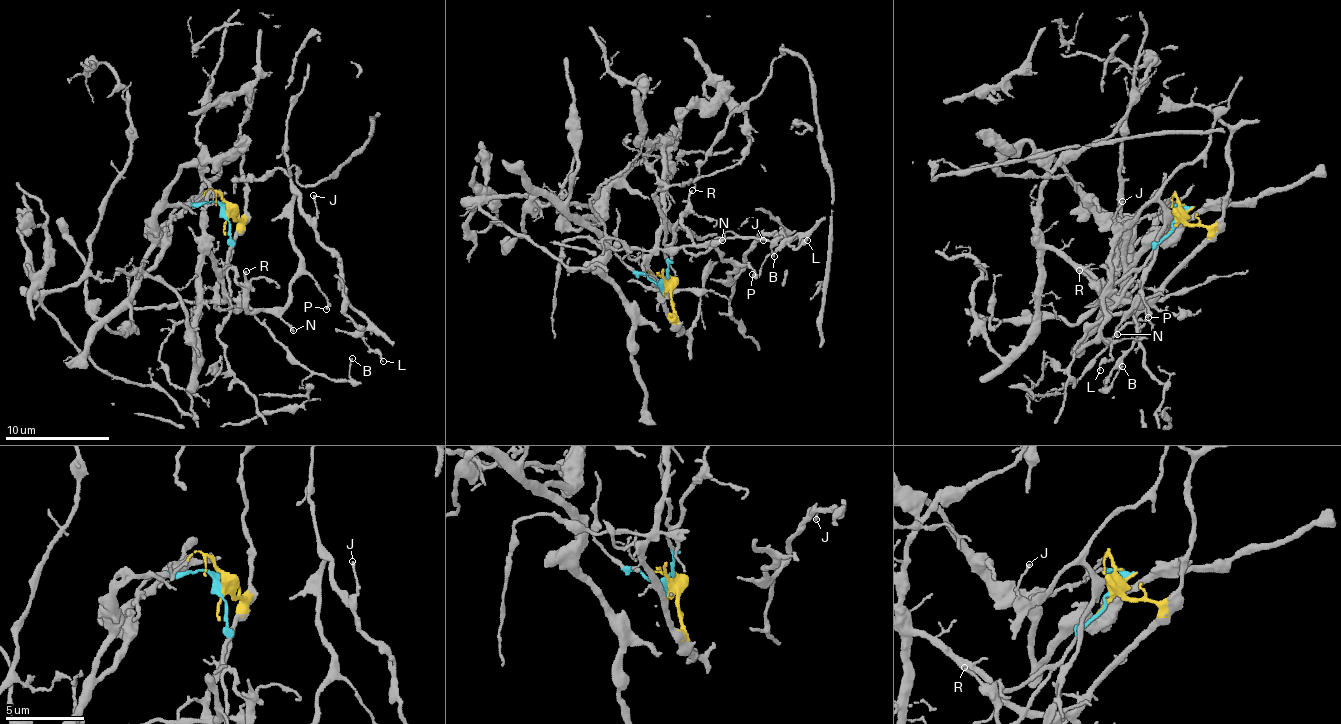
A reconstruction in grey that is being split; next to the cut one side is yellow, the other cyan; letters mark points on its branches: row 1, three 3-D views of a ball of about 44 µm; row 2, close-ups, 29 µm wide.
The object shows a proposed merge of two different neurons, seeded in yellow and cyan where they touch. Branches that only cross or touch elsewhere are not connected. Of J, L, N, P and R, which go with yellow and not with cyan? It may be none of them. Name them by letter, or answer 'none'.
none

